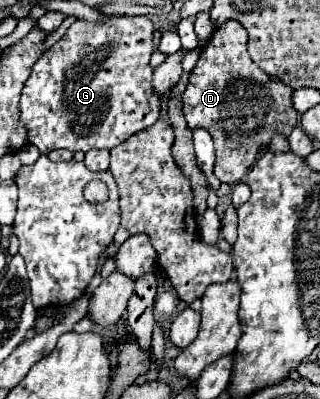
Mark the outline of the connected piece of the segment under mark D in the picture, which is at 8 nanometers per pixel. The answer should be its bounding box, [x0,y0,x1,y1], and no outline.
[182,21,298,185]

